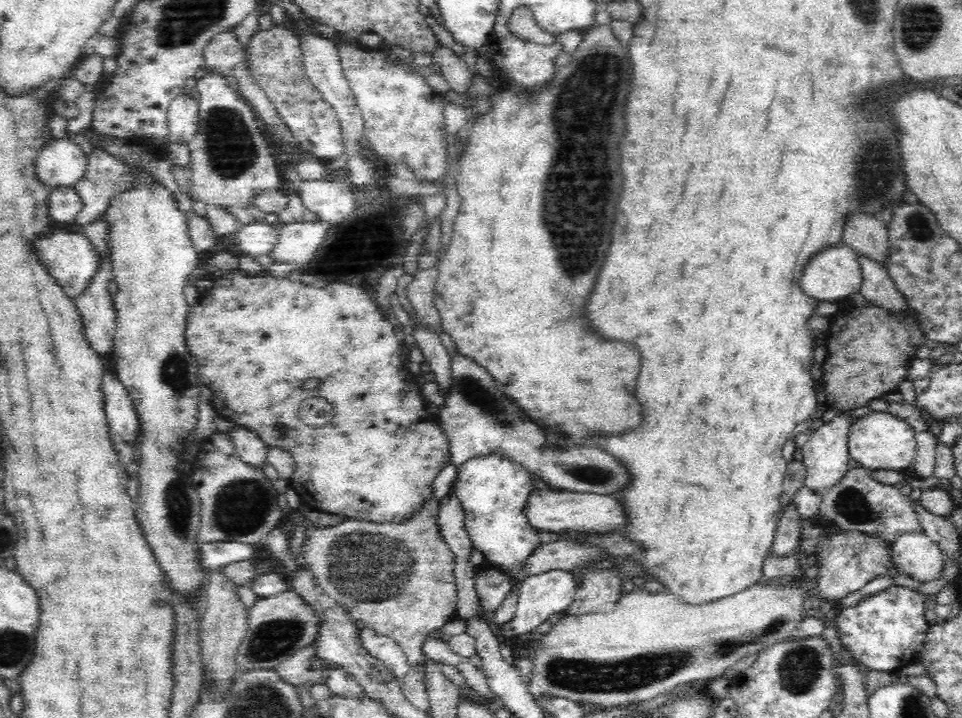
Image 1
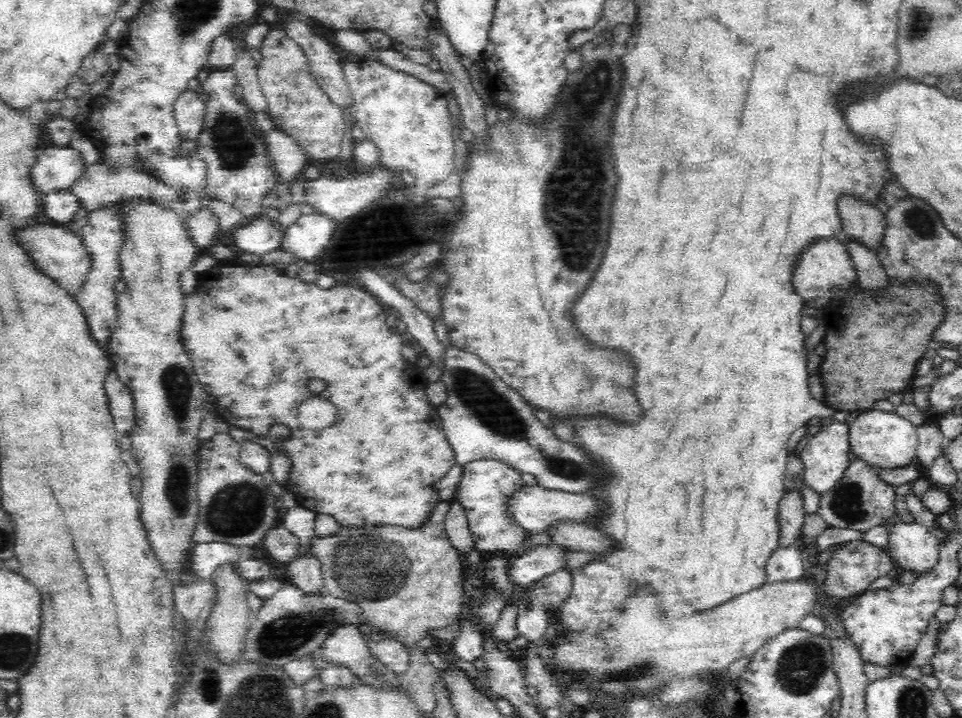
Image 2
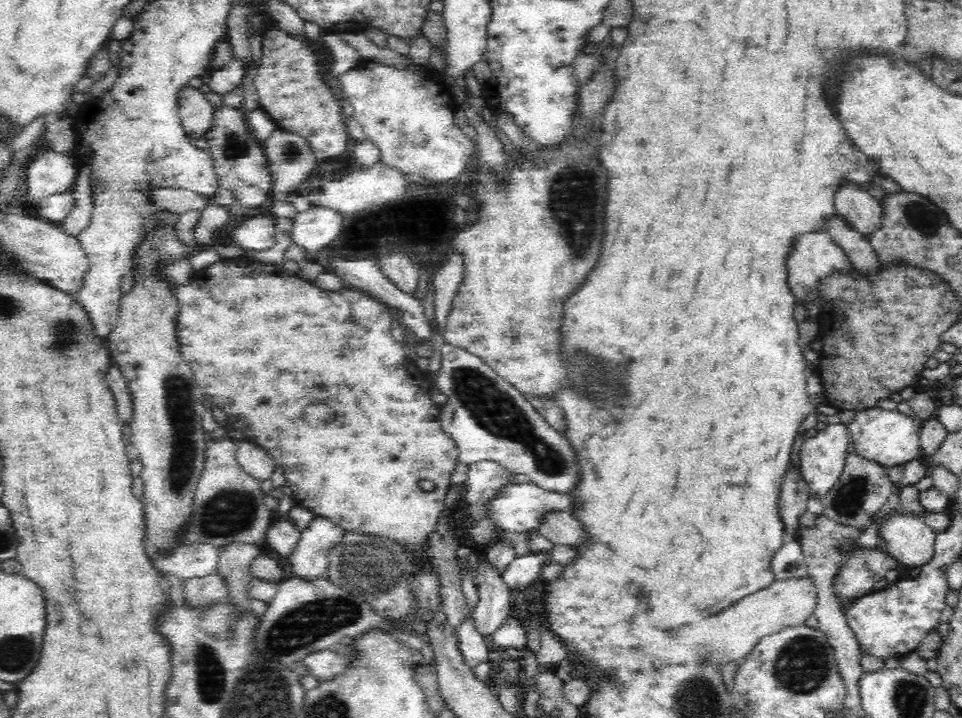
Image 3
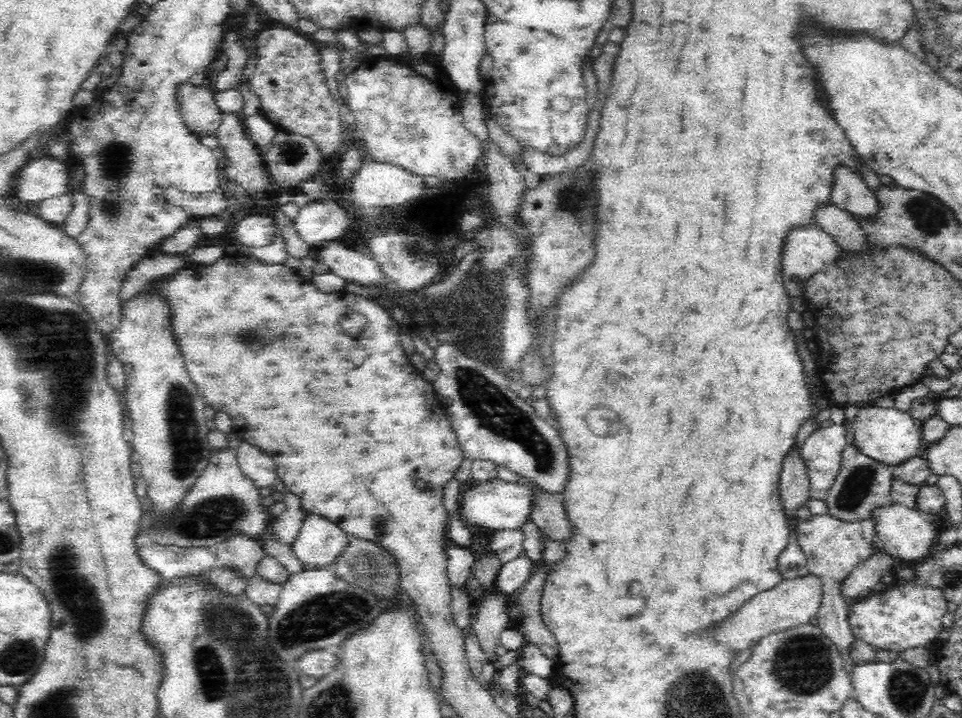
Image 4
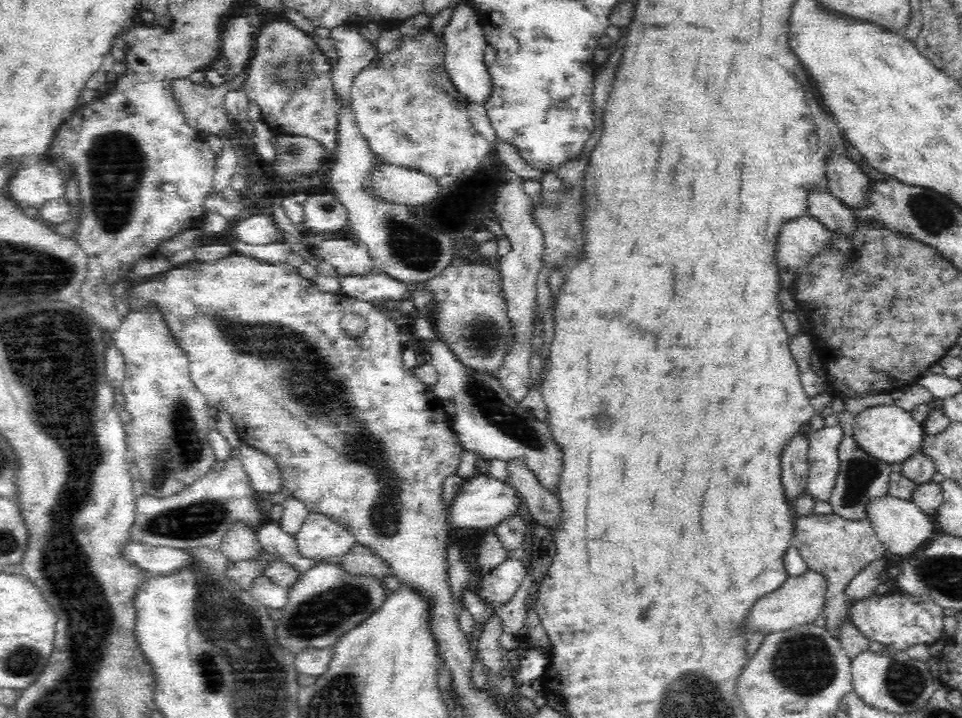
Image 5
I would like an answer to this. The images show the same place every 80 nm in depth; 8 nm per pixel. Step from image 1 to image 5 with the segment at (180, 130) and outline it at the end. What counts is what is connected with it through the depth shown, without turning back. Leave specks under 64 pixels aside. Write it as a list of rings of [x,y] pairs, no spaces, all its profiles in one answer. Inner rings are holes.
[[[242,71],[234,79],[209,88],[188,78],[172,80],[168,85],[189,125],[208,135],[218,135],[229,125],[226,94],[242,89],[246,76],[248,71]]]

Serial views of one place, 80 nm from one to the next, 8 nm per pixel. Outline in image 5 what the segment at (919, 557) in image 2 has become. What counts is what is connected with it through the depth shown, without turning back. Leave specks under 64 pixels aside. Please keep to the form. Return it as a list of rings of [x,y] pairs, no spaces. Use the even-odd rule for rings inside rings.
[[[886,492],[884,496],[869,501],[866,518],[870,521],[874,533],[887,548],[887,552],[898,556],[912,556],[916,550],[924,547],[937,533],[935,523],[930,521],[919,507],[914,506],[912,501],[906,501],[892,496]]]

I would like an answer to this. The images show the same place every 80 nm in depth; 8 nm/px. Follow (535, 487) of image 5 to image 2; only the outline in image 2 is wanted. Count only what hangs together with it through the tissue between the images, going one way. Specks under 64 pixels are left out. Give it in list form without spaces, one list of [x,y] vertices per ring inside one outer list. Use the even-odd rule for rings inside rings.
[[[556,523],[546,528],[546,533],[550,536],[552,544],[563,546],[566,549],[602,553],[612,548],[610,539],[587,523]]]

